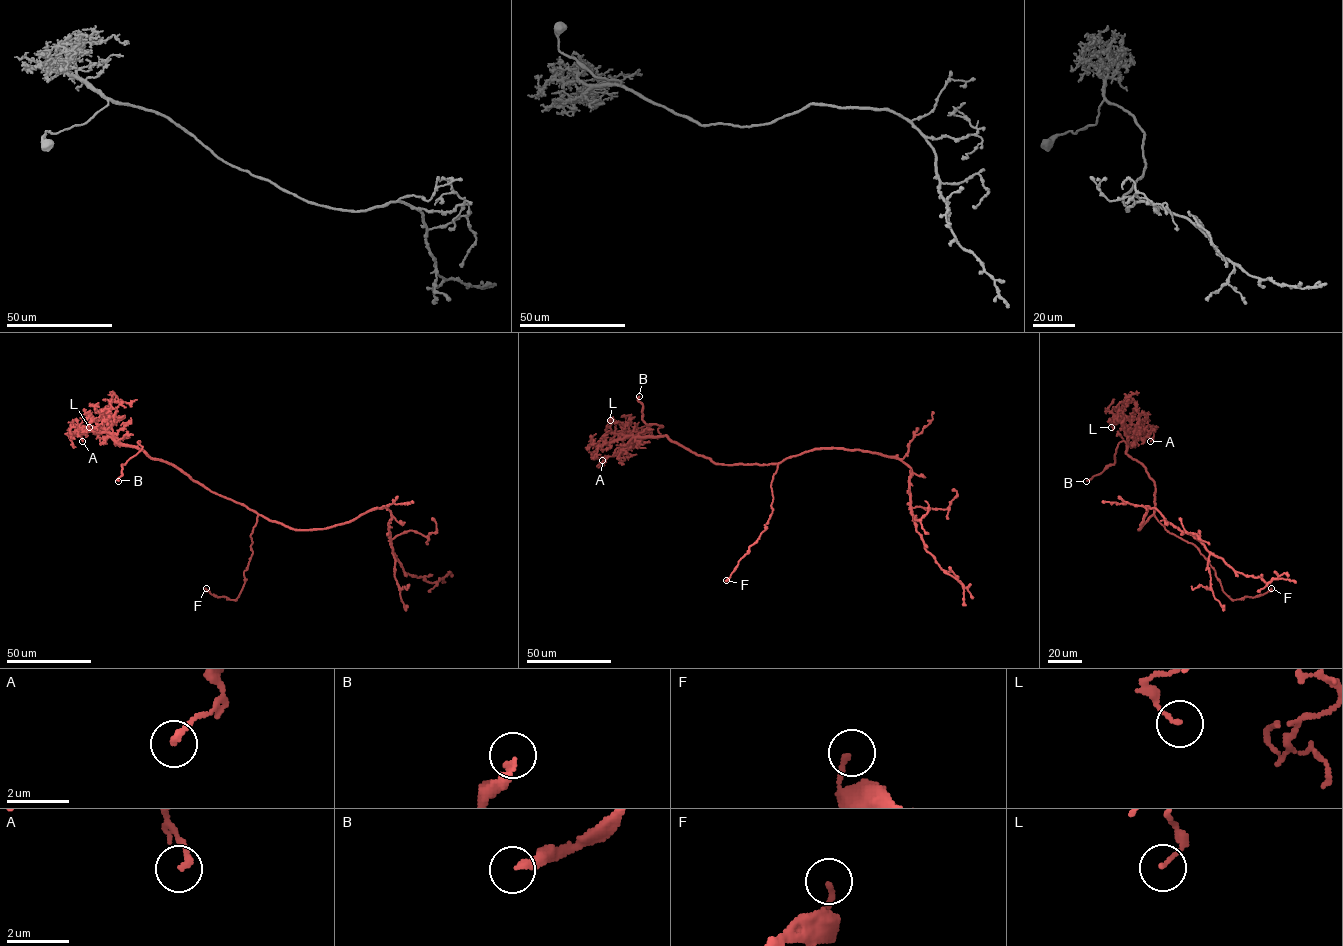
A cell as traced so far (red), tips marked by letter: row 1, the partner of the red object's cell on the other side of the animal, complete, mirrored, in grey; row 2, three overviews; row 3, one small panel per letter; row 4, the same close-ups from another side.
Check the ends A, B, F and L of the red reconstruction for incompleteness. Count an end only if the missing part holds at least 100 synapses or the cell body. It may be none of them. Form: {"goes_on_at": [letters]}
{"goes_on_at": ["B"]}

